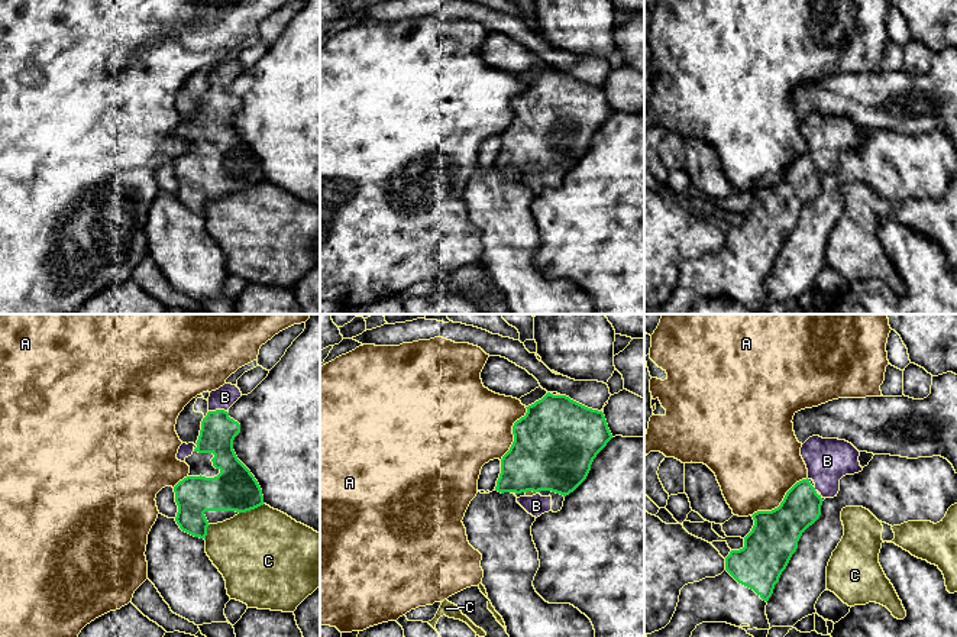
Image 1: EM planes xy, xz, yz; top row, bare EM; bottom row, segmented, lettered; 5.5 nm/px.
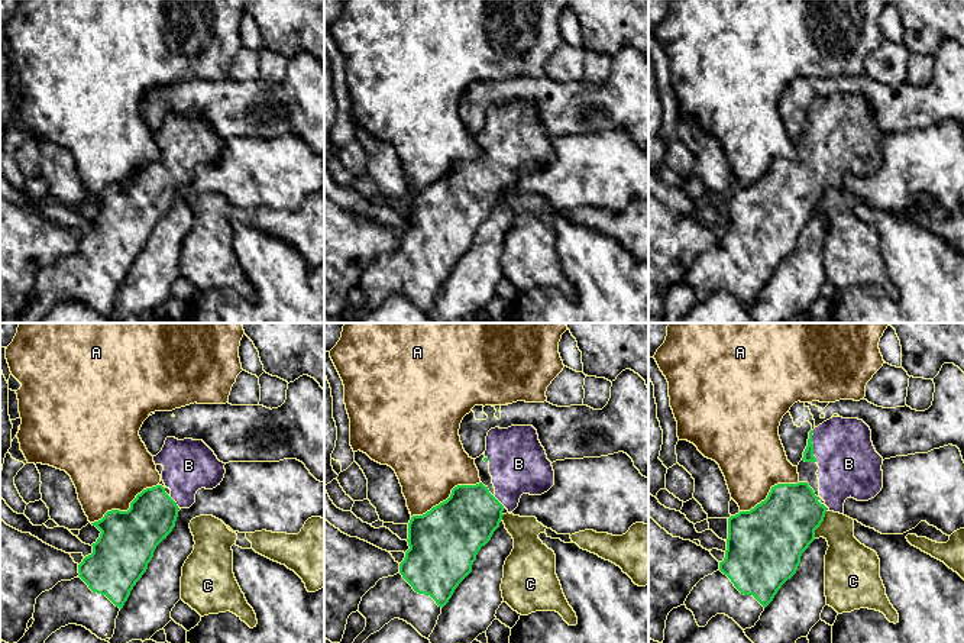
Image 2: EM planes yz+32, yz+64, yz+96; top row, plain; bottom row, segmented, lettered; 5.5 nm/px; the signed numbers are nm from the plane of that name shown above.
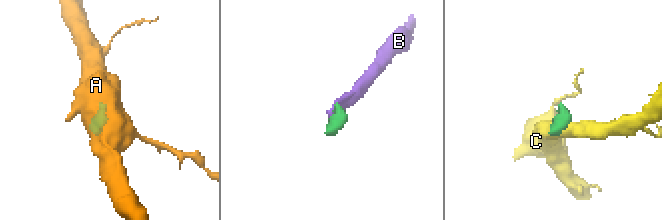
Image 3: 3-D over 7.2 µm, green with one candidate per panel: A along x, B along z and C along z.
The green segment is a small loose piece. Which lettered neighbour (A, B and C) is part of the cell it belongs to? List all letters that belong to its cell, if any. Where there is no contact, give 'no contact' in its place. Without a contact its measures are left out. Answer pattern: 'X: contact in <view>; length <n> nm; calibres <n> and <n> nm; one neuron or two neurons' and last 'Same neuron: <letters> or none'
A: contact in yz; length 380 nm; calibres 280 and 460 nm; two neurons
B: contact in xy; length 100 nm; calibres 190 and 120 nm; one neuron
C: contact in xy; length 150 nm; calibres 240 and 480 nm; two neurons
Same neuron: B

